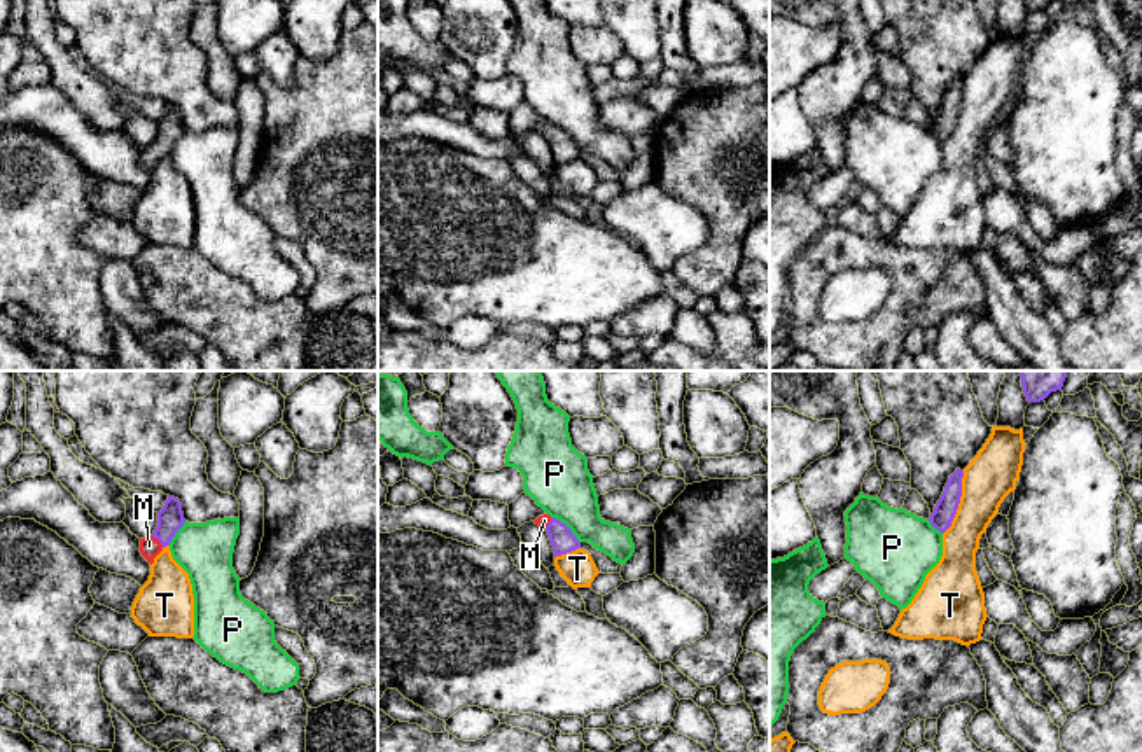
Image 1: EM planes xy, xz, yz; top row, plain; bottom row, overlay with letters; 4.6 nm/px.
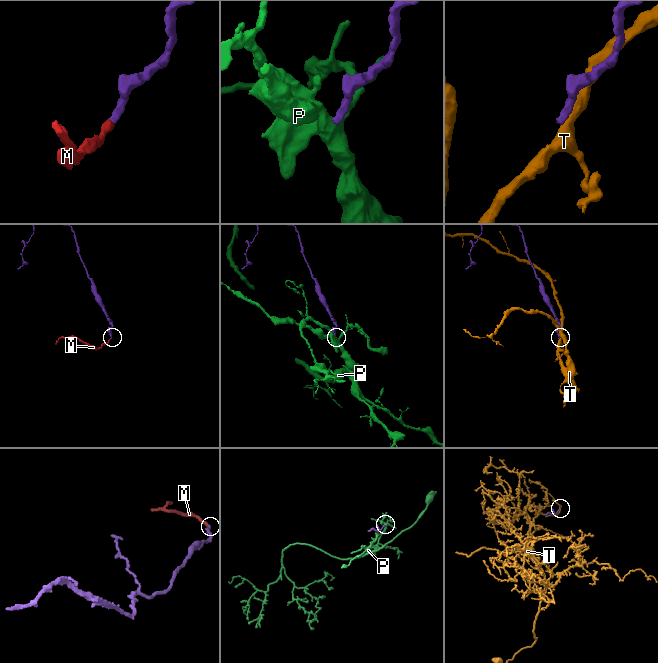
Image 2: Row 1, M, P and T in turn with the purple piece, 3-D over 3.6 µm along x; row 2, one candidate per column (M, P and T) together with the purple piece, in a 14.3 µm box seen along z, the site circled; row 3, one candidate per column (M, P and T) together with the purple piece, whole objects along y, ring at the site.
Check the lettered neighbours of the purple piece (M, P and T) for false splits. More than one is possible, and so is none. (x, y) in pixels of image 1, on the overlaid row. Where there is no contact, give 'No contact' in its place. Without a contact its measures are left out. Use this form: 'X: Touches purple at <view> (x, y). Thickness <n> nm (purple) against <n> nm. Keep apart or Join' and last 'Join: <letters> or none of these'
M: Touches purple at xy (158, 539). Thickness 120 nm (purple) against 90 nm. Join
P: Touches purple at xz (567, 527). Thickness 110 nm (purple) against 300 nm. Keep apart
T: Touches purple at yz (959, 502). Thickness 100 nm (purple) against 240 nm. Keep apart
Join: M

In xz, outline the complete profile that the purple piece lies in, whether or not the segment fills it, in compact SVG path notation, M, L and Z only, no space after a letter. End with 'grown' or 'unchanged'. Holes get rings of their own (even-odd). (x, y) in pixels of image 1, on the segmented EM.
M544 514L544 516L539 516L533 523L542 526L547 532L554 558L581 547L581 542L577 540L577 537L560 519L551 518L549 514Z; grown

